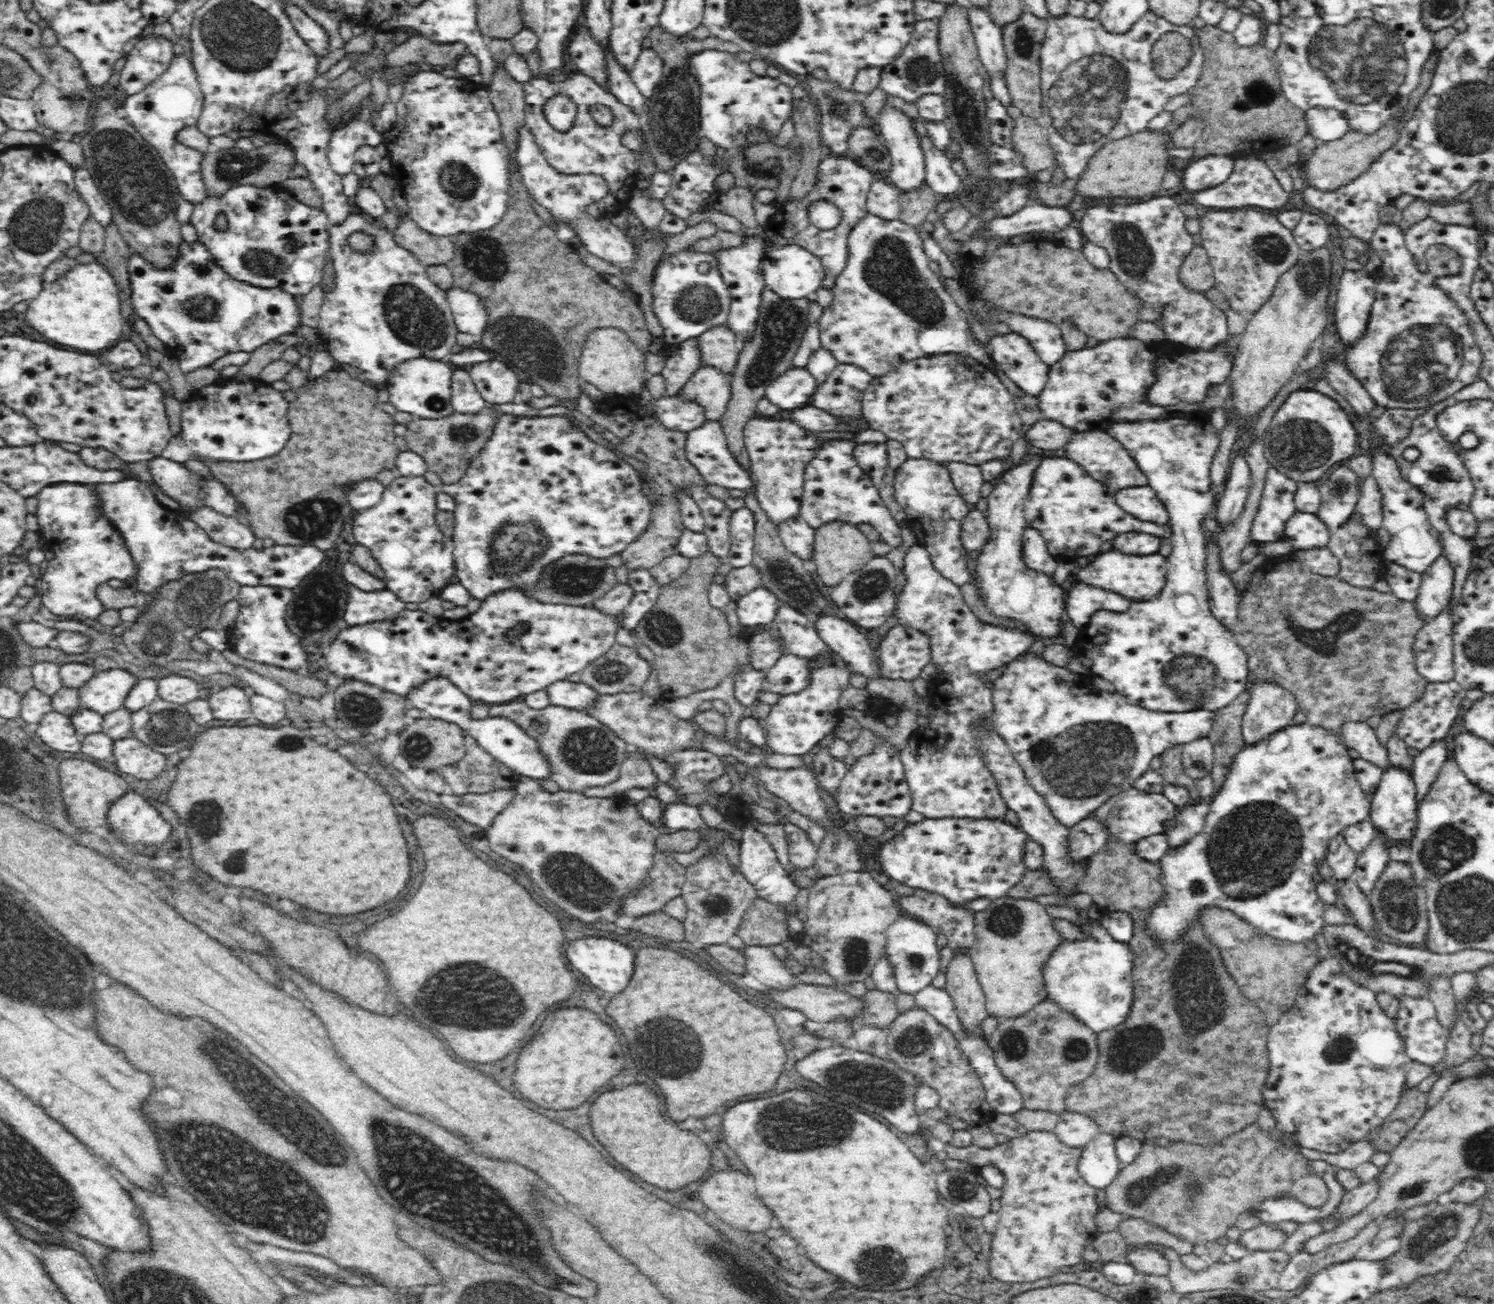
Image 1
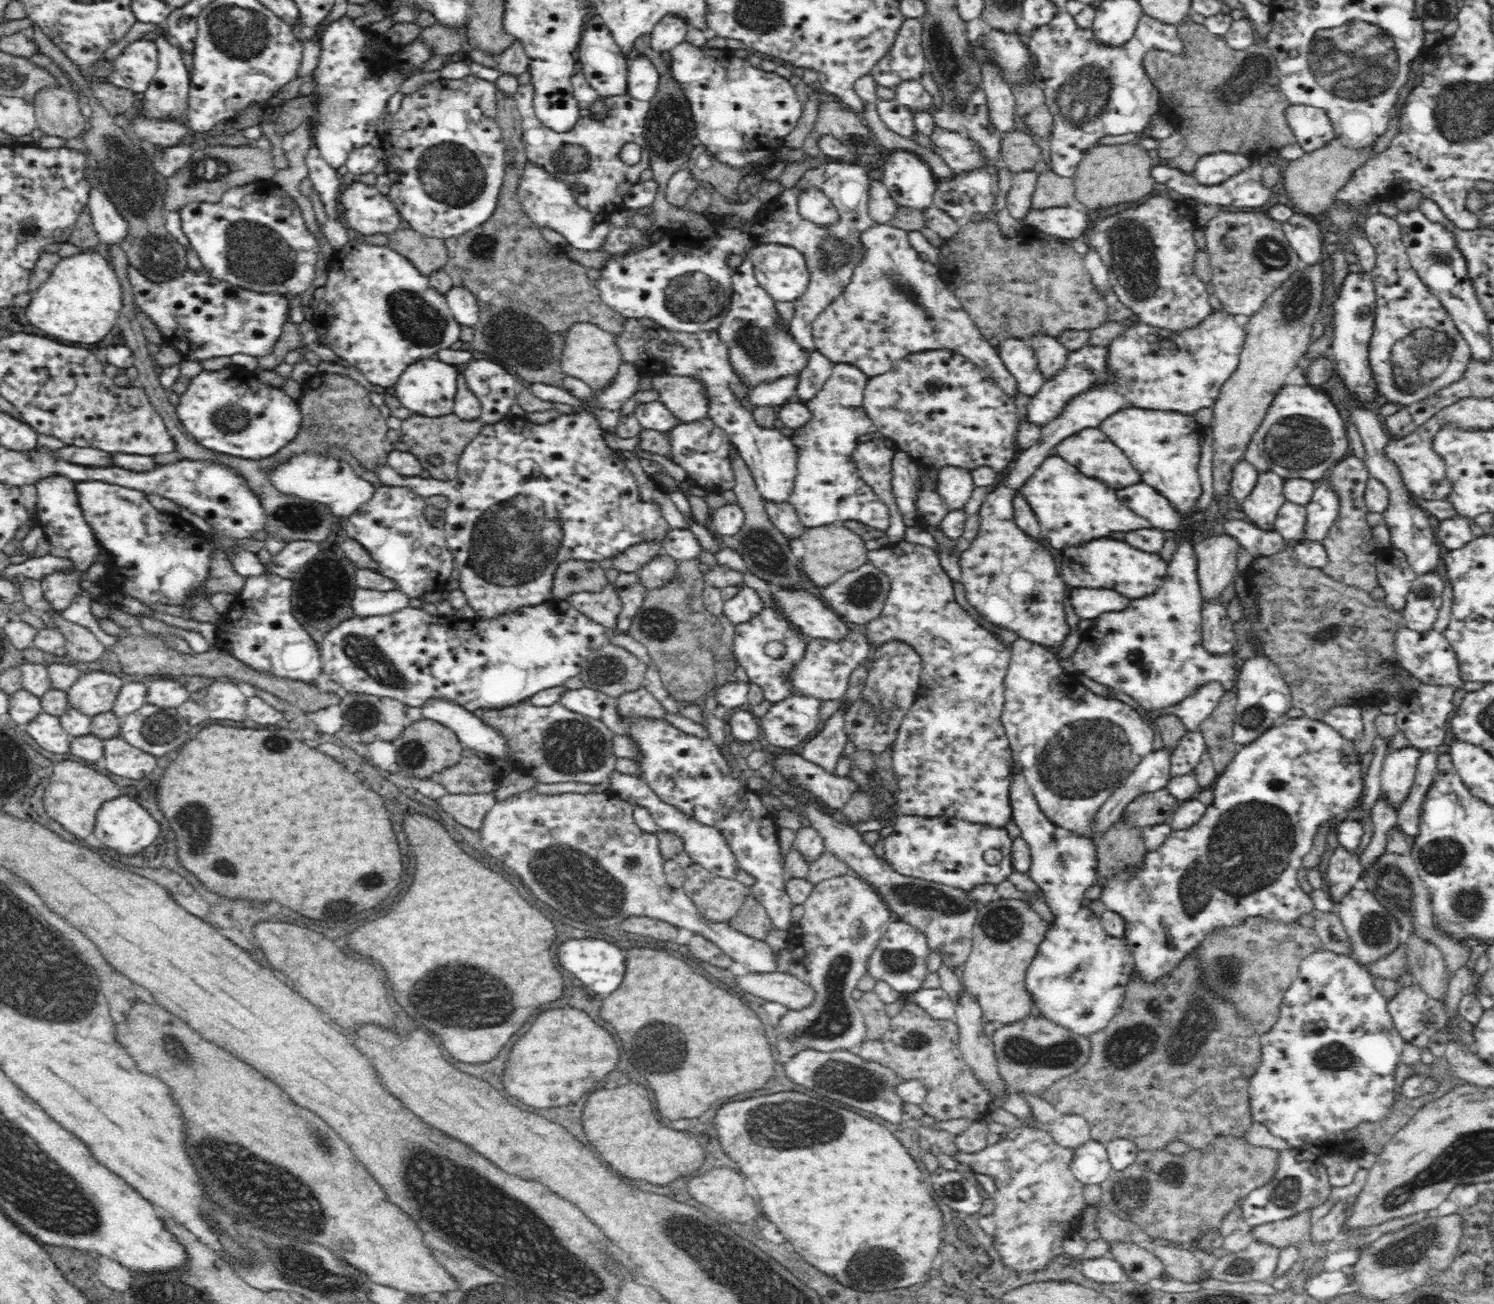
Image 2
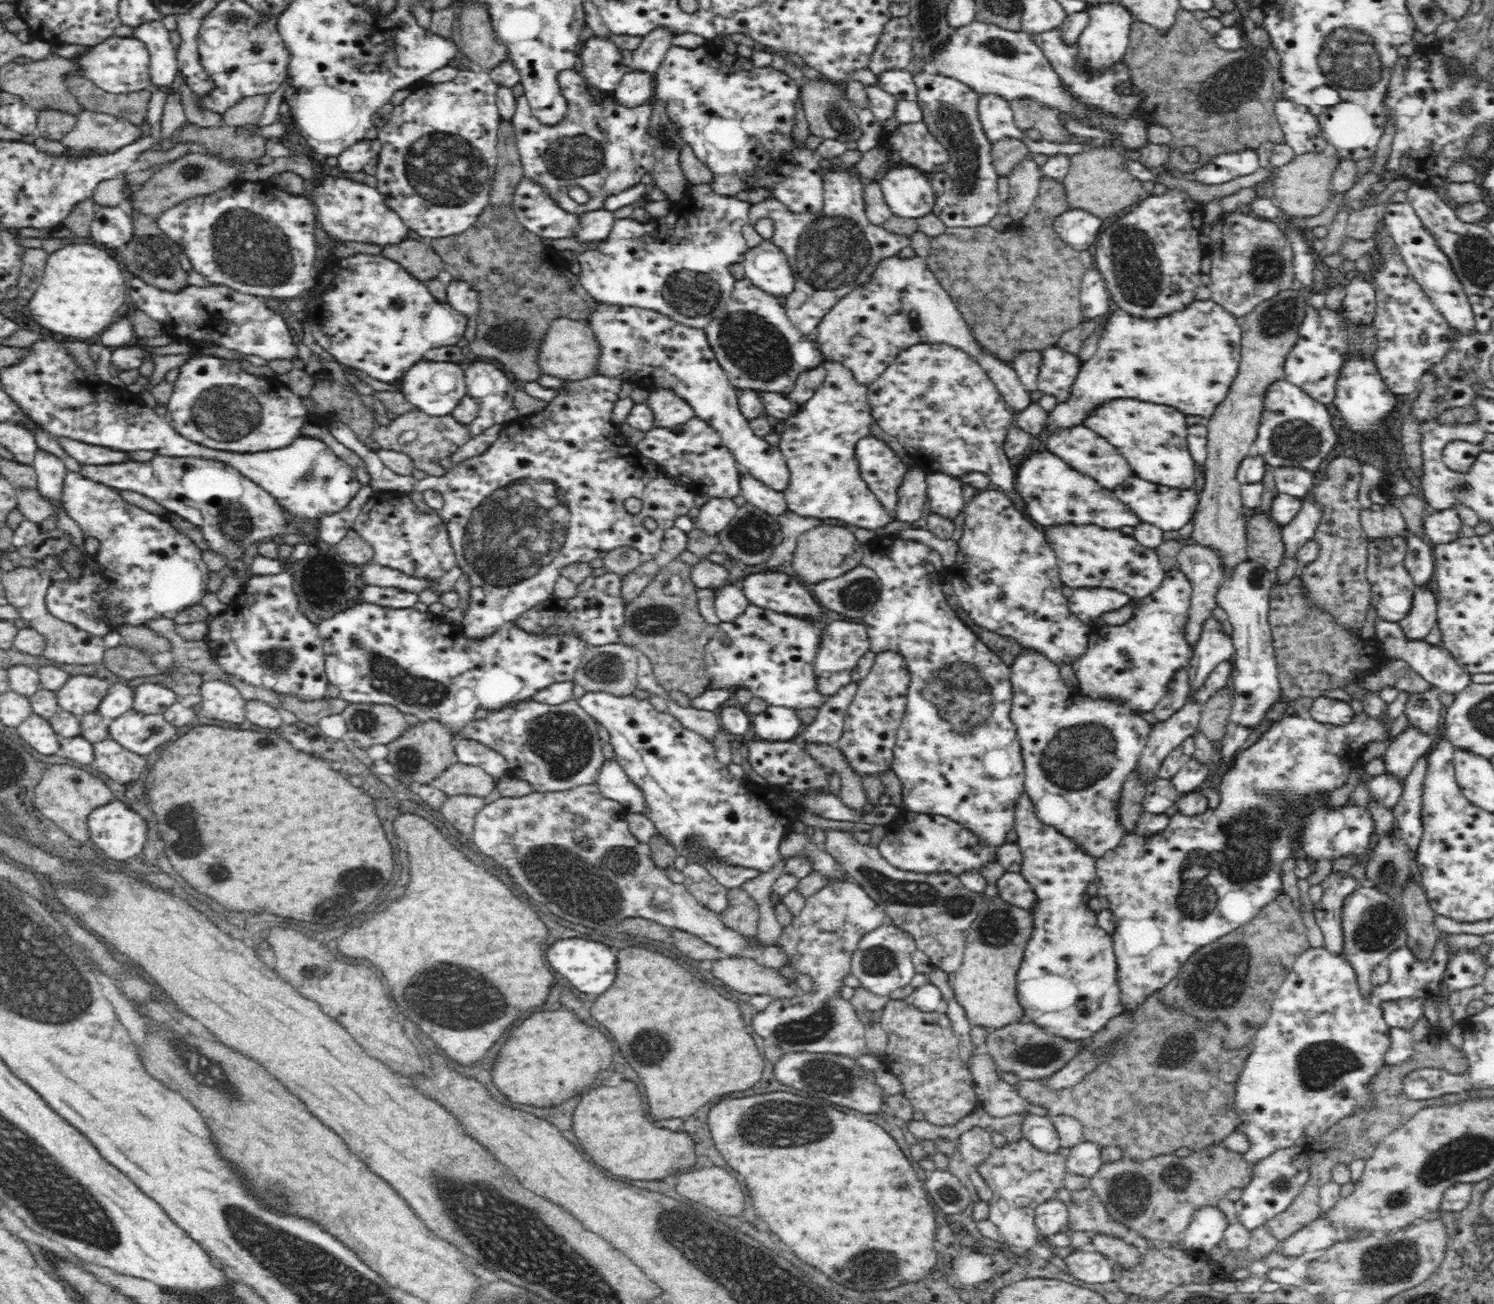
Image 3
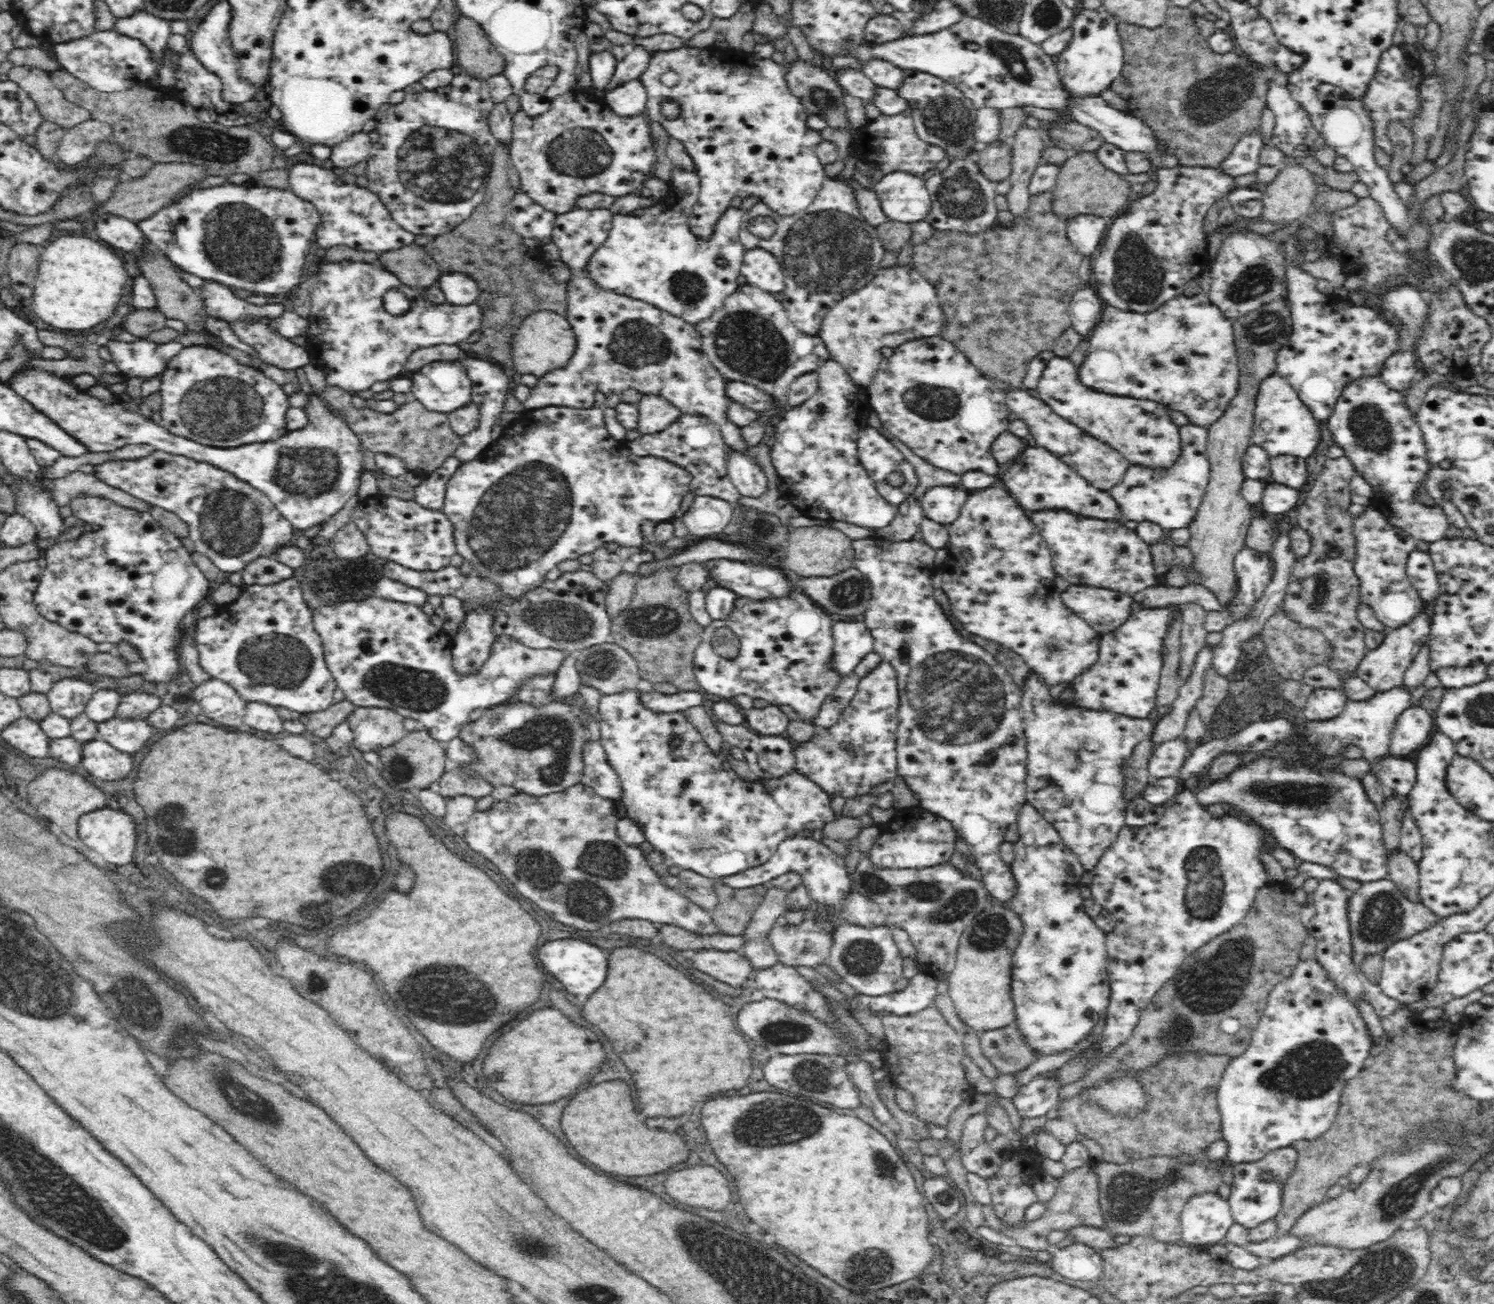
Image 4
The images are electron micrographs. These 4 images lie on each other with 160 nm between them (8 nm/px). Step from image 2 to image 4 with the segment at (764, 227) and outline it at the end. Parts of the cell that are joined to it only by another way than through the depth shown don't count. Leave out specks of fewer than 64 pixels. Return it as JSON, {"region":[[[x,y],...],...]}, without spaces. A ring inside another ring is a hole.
{"region":[[[827,177],[816,200],[806,211],[796,215],[781,215],[760,200],[746,210],[739,237],[747,250],[763,248],[776,256],[783,265],[786,288],[782,294],[782,307],[796,329],[816,336],[826,314],[844,298],[844,294],[814,294],[814,292],[842,292],[861,290],[874,279],[887,250],[882,245],[877,227],[872,226],[858,208],[855,191],[846,180]],[[770,216],[776,222],[776,232],[768,240],[748,230],[752,218]]]}

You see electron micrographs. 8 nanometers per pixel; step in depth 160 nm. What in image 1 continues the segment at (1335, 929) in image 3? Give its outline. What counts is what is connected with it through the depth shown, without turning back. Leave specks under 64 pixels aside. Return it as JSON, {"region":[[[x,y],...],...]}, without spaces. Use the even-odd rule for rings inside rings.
{"region":[[[1343,834],[1330,840],[1326,860],[1332,869],[1332,874],[1339,883],[1352,877],[1357,863],[1357,854],[1352,850],[1345,841]]]}

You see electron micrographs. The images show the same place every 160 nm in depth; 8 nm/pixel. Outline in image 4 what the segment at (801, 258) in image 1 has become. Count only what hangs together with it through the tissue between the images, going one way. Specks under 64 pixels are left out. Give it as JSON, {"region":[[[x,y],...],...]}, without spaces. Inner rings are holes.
{"region":[[[763,248],[747,250],[743,256],[741,275],[746,277],[747,285],[762,288],[766,292],[780,292],[786,288],[783,265],[771,252]]]}

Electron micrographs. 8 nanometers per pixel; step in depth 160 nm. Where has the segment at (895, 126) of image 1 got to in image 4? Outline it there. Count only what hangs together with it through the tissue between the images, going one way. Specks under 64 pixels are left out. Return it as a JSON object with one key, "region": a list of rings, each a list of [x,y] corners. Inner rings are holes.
{"region":[[[896,171],[884,174],[872,189],[890,219],[915,223],[925,219],[931,209],[930,194],[924,182],[921,175]]]}

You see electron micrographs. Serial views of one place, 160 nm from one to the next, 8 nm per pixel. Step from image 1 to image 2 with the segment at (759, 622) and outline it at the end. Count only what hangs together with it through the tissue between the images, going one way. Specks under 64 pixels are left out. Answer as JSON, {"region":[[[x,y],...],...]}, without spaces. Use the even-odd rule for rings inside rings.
{"region":[[[751,585],[738,590],[738,593],[726,600],[723,606],[723,614],[734,624],[744,624],[752,618],[756,618],[766,607]]]}

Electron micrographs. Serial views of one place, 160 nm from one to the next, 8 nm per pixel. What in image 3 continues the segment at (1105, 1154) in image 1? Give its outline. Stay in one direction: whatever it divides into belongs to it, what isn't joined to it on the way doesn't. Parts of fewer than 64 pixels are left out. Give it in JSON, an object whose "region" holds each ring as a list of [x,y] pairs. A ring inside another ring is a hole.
{"region":[[[1084,1141],[1066,1150],[1066,1168],[1072,1174],[1080,1174],[1092,1178],[1103,1166],[1101,1146]]]}

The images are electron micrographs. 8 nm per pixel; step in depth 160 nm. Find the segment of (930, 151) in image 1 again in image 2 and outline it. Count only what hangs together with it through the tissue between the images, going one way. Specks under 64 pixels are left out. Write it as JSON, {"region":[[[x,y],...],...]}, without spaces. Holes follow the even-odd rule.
{"region":[[[896,98],[892,100],[879,100],[876,103],[880,117],[886,126],[896,134],[910,140],[916,140],[920,131],[914,123],[914,113],[909,106],[900,104]]]}

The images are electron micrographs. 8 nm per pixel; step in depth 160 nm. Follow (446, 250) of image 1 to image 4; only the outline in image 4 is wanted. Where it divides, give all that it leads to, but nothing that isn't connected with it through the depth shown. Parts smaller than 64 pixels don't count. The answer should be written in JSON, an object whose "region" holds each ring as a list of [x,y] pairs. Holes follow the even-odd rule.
{"region":[[[416,243],[381,252],[379,262],[411,288],[425,290],[435,285],[442,275],[437,262],[425,251],[425,247]]]}

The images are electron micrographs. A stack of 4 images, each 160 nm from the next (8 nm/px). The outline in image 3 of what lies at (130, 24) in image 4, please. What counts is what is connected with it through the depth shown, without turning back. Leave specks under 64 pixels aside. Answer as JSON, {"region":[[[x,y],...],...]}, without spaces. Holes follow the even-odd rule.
{"region":[[[161,20],[140,24],[133,28],[132,36],[146,43],[150,53],[149,76],[151,87],[172,92],[179,74],[176,46],[169,39],[169,31]]]}

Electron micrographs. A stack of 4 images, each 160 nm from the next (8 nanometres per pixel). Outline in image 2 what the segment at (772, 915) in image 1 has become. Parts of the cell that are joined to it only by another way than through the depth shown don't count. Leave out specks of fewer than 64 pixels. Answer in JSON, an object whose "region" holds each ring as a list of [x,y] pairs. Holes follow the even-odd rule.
{"region":[[[753,896],[748,898],[738,912],[738,916],[729,924],[732,928],[744,933],[744,936],[762,941],[765,941],[766,936],[775,928],[775,924],[766,909]]]}

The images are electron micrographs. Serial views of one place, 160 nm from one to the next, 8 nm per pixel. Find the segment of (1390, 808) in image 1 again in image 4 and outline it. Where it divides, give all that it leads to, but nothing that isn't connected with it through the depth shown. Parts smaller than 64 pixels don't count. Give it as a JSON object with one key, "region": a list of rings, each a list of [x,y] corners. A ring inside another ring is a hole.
{"region":[[[1412,705],[1398,716],[1388,749],[1388,756],[1400,761],[1414,760],[1417,753],[1430,742],[1436,728],[1433,713]]]}

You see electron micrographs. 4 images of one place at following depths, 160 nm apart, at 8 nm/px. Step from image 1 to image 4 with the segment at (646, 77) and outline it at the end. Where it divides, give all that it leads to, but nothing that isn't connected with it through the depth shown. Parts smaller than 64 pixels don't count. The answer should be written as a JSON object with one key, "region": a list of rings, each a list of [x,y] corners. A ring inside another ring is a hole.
{"region":[[[639,77],[605,91],[604,100],[616,114],[634,116],[645,110],[647,90]]]}

